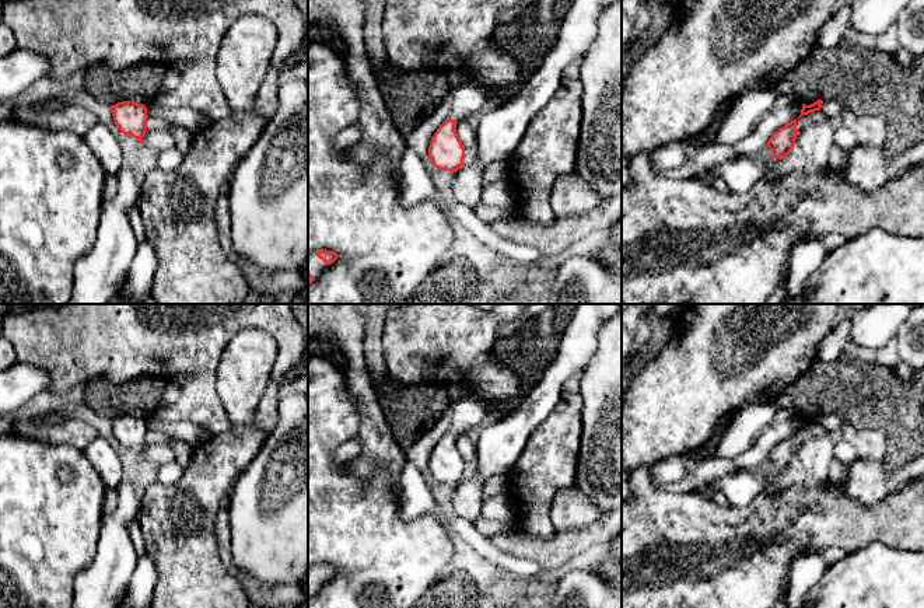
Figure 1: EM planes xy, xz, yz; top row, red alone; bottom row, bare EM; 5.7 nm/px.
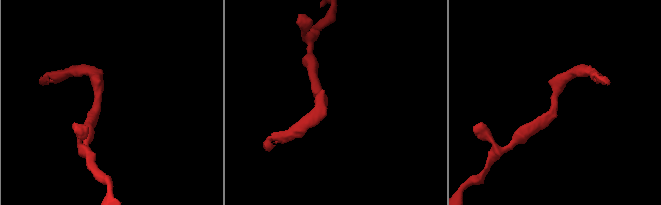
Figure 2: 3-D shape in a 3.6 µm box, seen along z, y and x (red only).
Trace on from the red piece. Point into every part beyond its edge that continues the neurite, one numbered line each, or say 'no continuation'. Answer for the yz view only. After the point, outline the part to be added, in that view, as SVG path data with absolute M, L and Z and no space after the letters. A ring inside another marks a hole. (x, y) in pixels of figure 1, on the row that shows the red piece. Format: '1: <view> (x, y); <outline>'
no continuation

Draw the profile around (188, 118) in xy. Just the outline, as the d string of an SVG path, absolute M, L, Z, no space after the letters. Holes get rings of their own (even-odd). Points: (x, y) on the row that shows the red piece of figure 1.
M151 101L146 105L147 115L162 119L168 126L182 126L190 132L197 132L207 127L213 120L207 119L203 113L190 108L168 108L160 101Z

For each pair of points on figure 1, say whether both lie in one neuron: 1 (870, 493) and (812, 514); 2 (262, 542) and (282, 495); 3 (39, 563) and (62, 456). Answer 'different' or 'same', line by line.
1: different
2: same
3: same

